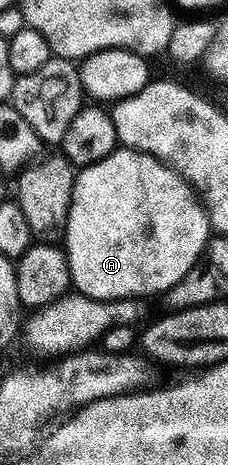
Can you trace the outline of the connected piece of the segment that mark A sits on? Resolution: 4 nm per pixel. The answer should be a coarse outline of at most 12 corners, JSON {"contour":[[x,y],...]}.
{"contour":[[117,149],[76,174],[65,232],[90,299],[162,296],[199,261],[207,208]]}

